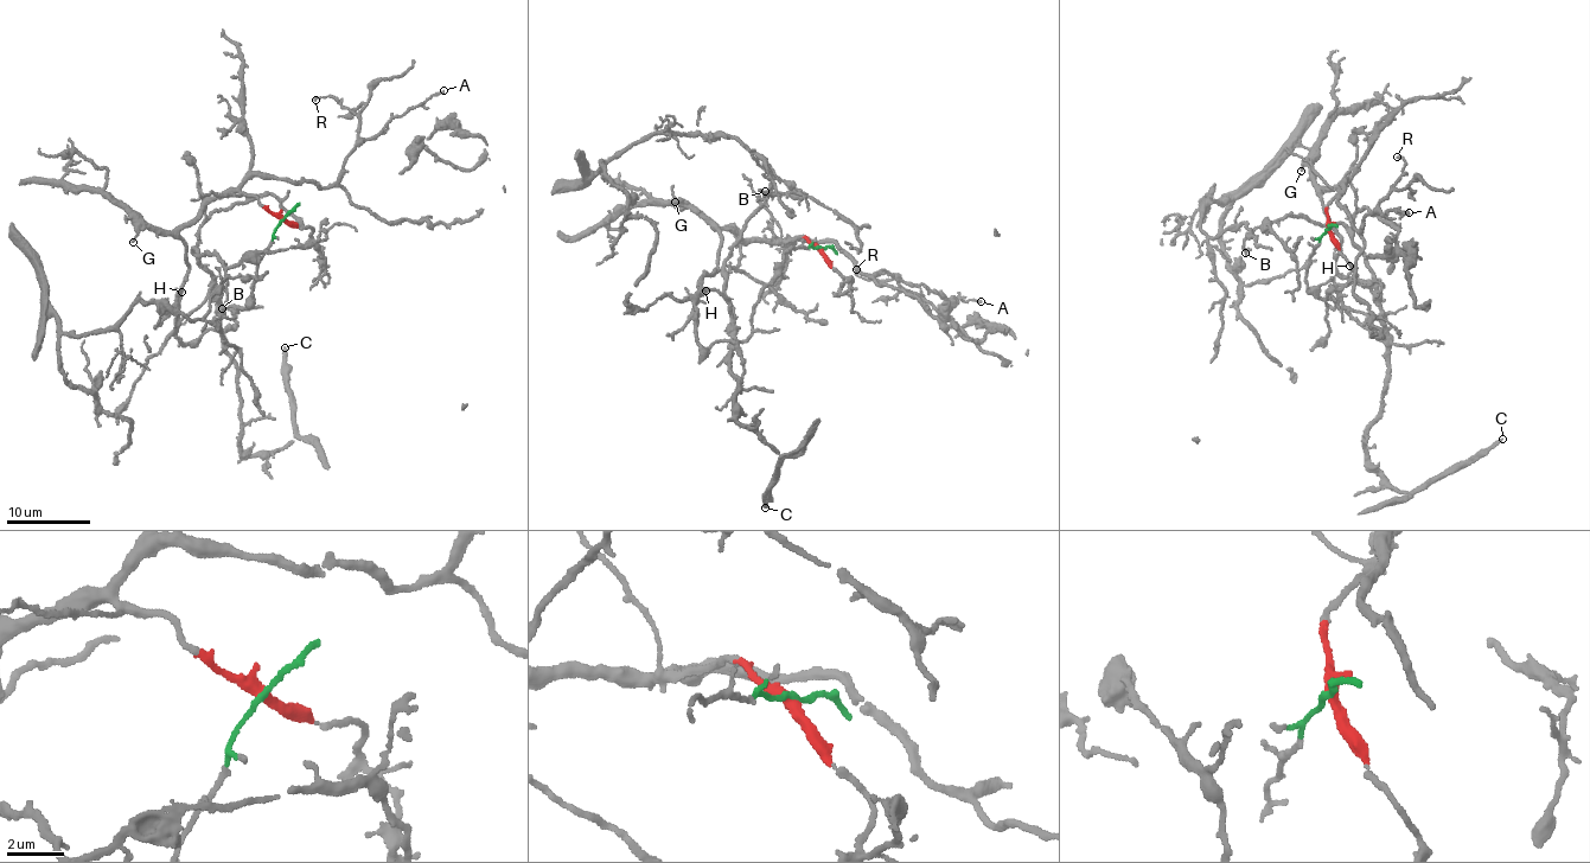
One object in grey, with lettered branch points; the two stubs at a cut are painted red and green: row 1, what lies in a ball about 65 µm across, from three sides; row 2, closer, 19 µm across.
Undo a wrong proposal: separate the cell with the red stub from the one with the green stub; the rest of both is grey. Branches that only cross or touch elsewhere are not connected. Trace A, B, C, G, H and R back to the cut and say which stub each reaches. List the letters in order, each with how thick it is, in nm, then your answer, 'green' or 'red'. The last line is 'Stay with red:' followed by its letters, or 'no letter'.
A: 150 nm thick; red
B: 200 nm thick; green
C: 240 nm thick; green
G: 110 nm thick; red
H: 140 nm thick; red
R: 140 nm thick; red
Stay with red: A, G, H, R

